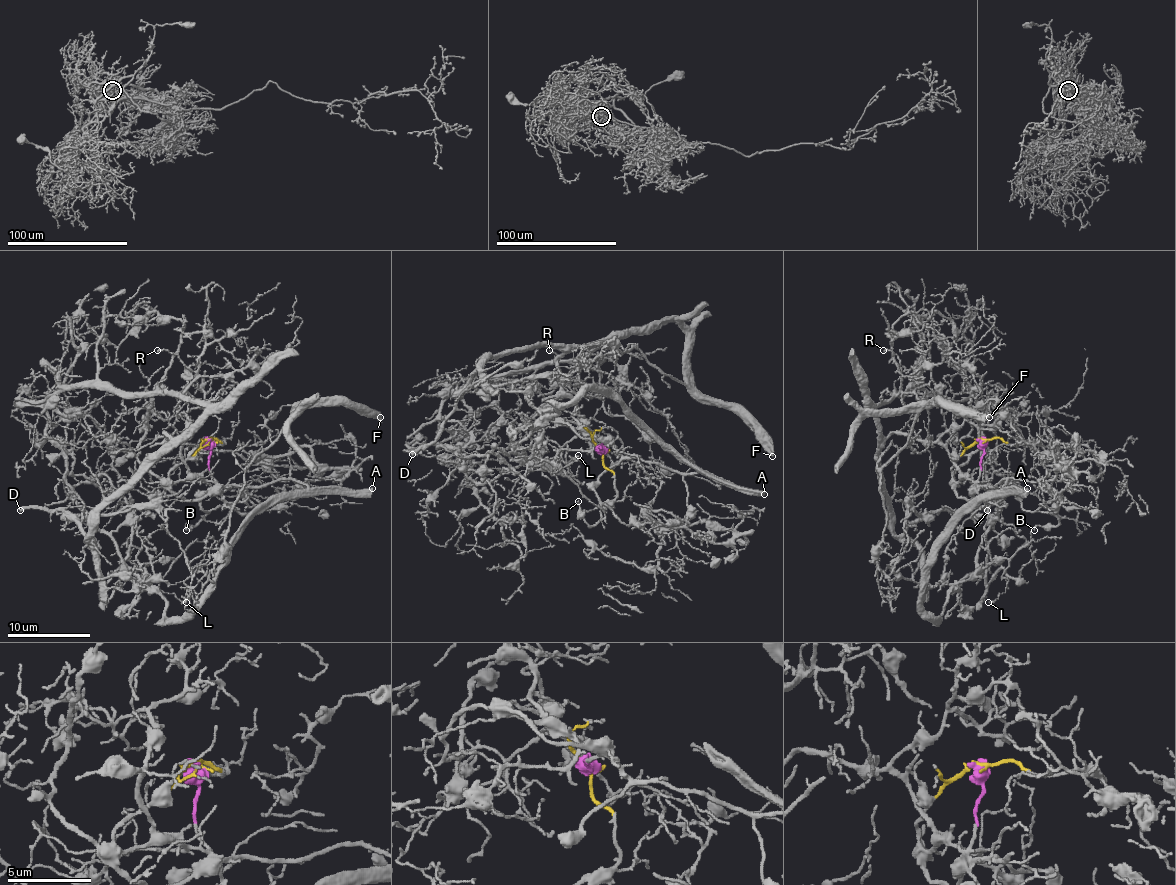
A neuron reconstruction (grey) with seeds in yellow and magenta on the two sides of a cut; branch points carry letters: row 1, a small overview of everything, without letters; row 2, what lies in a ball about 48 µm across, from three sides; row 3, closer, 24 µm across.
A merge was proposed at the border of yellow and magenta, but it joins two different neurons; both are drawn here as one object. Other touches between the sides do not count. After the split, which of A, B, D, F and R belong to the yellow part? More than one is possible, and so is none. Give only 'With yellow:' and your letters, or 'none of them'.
With yellow: D, F, R

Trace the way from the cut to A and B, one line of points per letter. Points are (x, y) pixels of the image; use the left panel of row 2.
A: (208, 440), (208, 471), (221, 486), (265, 486), (275, 480), (292, 480), (321, 488), (373, 488)
B: (208, 440), (208, 471), (219, 486), (229, 486), (219, 492), (206, 492), (200, 501), (208, 513), (186, 530)

